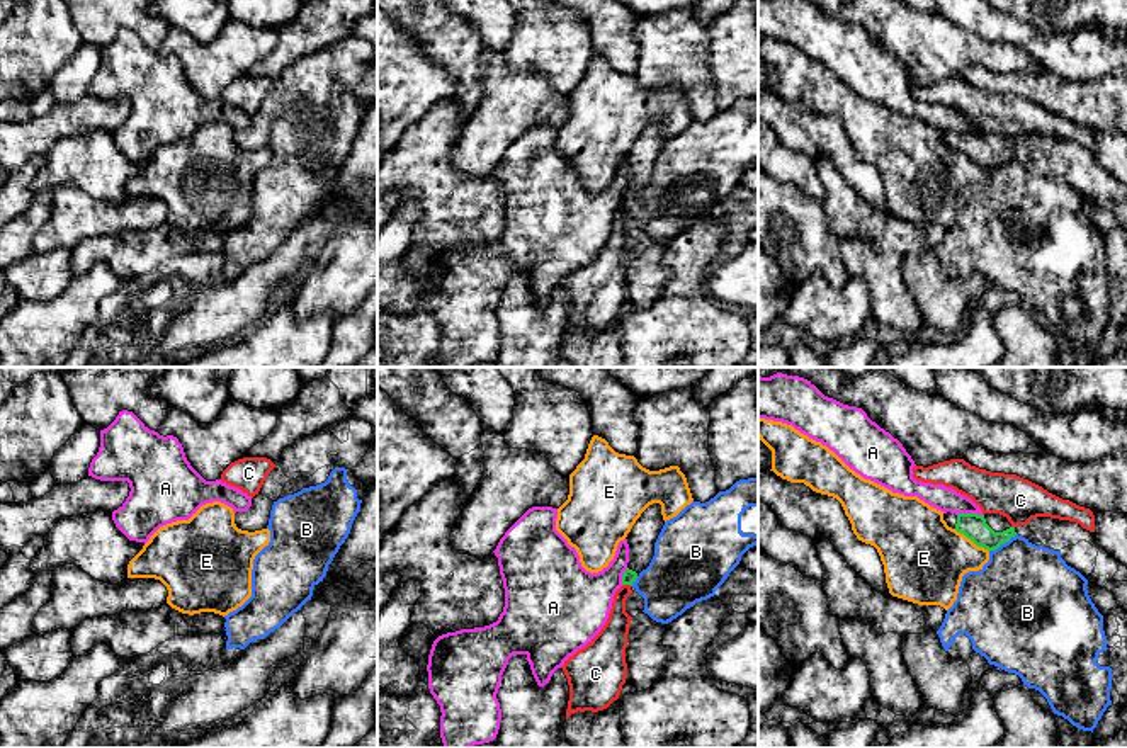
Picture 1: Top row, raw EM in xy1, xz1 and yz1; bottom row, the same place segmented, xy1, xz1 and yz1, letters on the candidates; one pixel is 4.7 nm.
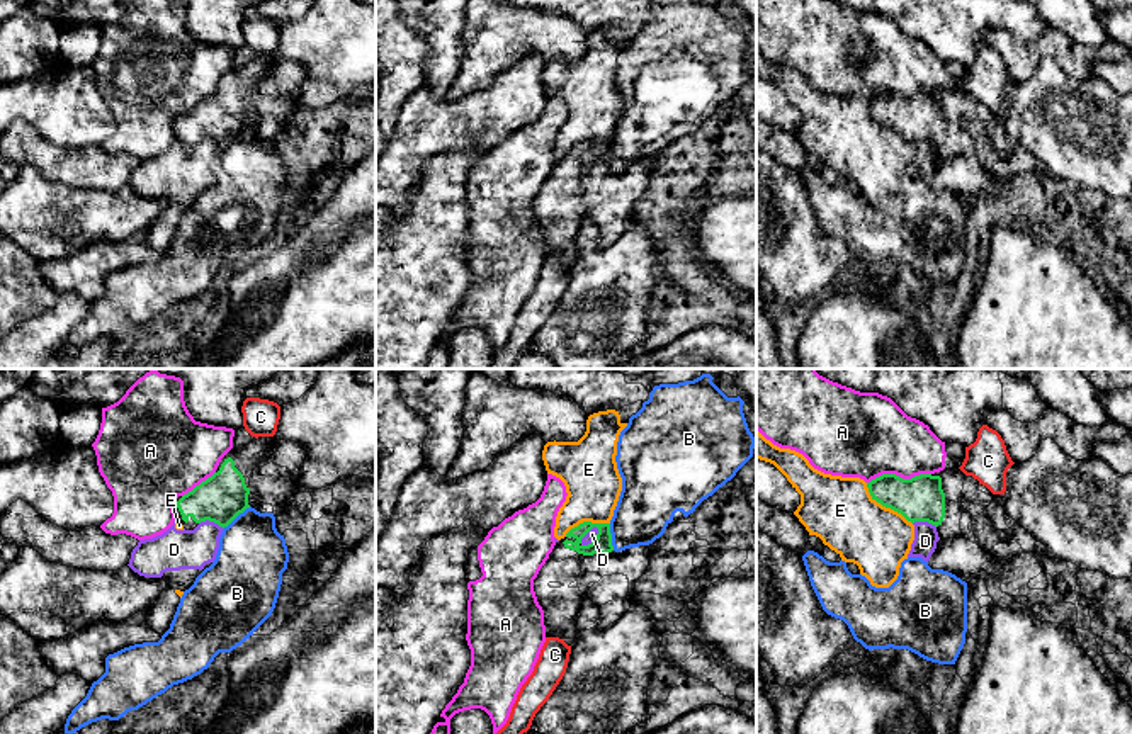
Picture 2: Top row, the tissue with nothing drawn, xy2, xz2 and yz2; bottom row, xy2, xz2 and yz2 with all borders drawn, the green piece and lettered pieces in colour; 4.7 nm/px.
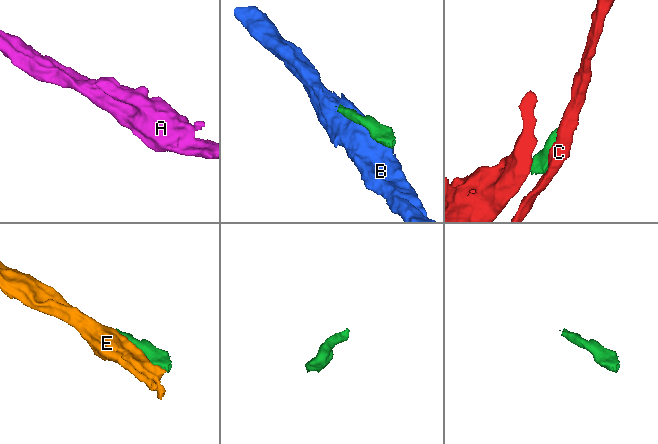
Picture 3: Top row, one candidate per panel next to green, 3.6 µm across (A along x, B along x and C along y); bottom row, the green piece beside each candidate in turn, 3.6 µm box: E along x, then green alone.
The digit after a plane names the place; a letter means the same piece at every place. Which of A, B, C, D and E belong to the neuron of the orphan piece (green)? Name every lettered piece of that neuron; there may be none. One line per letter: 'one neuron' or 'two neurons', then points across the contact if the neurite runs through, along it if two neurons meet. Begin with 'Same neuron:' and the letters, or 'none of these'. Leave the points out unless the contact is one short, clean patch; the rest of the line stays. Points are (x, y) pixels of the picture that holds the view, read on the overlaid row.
Same neuron: none of these
A: two neurons
B: two neurons
C: two neurons
D: two neurons; border xz2 (595, 525), (582, 539), (582, 546)
E: two neurons

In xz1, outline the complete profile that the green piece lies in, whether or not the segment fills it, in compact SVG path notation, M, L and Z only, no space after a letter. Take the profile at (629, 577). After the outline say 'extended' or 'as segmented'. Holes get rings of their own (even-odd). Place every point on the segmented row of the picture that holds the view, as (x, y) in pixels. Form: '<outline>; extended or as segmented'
M649 505L627 534L629 563L622 575L622 585L636 581L637 575L646 570L654 556L654 542L665 525L661 505Z; extended

